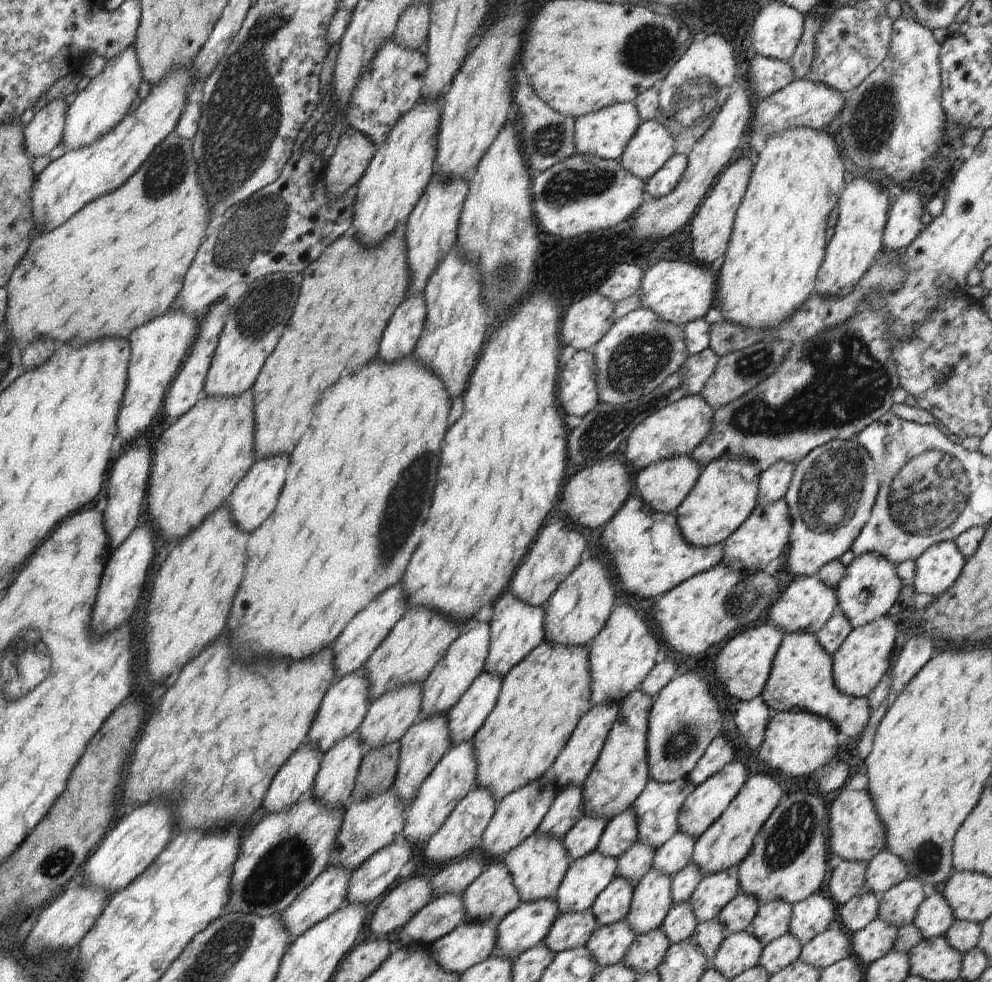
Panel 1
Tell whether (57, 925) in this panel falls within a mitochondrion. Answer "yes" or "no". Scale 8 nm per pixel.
no

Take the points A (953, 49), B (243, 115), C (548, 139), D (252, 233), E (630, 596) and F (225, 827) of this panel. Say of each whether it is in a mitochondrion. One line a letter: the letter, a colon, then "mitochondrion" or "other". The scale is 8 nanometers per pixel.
A: other
B: mitochondrion
C: mitochondrion
D: mitochondrion
E: other
F: other

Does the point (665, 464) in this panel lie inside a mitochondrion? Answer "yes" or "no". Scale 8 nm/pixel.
no

